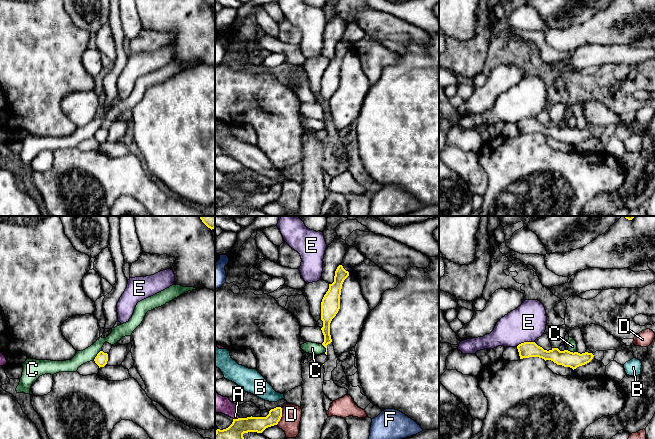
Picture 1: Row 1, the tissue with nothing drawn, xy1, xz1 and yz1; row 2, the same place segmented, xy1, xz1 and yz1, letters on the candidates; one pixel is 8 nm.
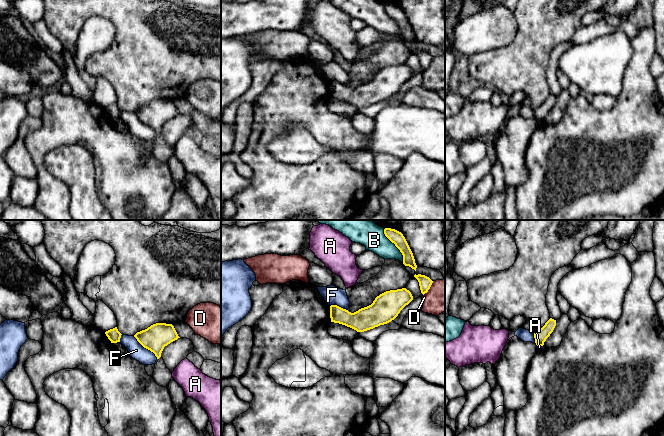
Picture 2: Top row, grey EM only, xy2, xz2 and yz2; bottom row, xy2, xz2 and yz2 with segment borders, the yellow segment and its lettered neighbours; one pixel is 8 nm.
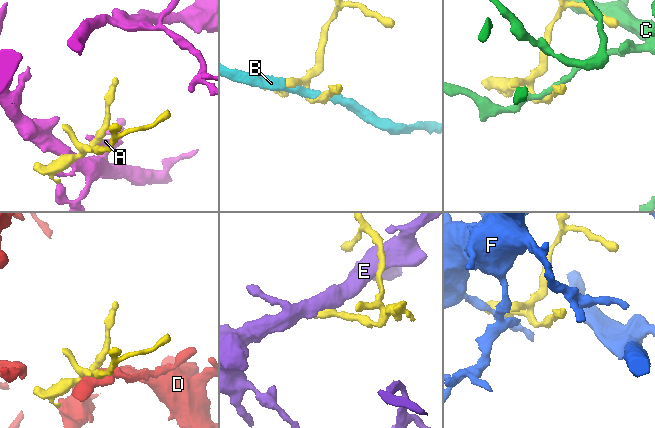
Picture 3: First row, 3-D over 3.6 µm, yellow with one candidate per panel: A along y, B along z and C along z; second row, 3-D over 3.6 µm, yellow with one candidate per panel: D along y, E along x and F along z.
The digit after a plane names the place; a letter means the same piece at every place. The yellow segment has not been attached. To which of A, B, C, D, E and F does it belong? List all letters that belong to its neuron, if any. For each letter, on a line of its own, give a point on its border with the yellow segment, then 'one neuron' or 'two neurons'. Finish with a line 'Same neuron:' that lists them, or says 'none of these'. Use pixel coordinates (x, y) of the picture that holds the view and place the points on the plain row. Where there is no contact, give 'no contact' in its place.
A: meets yellow in xz1 at (236, 195); two neurons
B: meets yellow in xz2 at (395, 21); two neurons
C: meets yellow in xy1 at (97, 131); two neurons
D: meets yellow in xz1 at (281, 192); two neurons
E: meets yellow in yz1 at (525, 118); two neurons
F: meets yellow in xy2 at (146, 124); two neurons
Same neuron: none of these

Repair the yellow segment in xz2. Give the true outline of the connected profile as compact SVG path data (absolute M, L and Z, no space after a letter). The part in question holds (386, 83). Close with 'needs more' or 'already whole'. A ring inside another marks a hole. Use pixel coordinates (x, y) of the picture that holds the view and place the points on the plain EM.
M406 64L386 67L367 83L351 89L337 81L330 82L331 98L364 108L394 96L400 87L413 76Z | already whole

